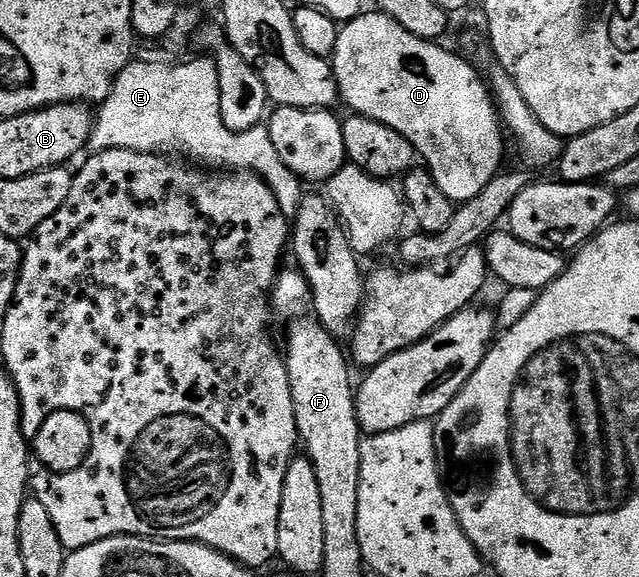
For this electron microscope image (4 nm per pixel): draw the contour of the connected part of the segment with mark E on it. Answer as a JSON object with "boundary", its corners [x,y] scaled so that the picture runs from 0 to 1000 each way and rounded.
{"boundary":[[[297,101],[291,111],[279,113],[233,113],[210,104],[185,130],[169,170],[152,189],[138,256],[142,265],[163,260],[252,265],[266,260],[260,256],[280,256],[299,270],[299,279],[324,277],[343,284],[347,295],[397,300],[423,324],[449,378],[459,378],[473,355],[474,314],[432,267],[421,220],[365,229],[351,218],[344,198],[344,128],[329,101]]]}

